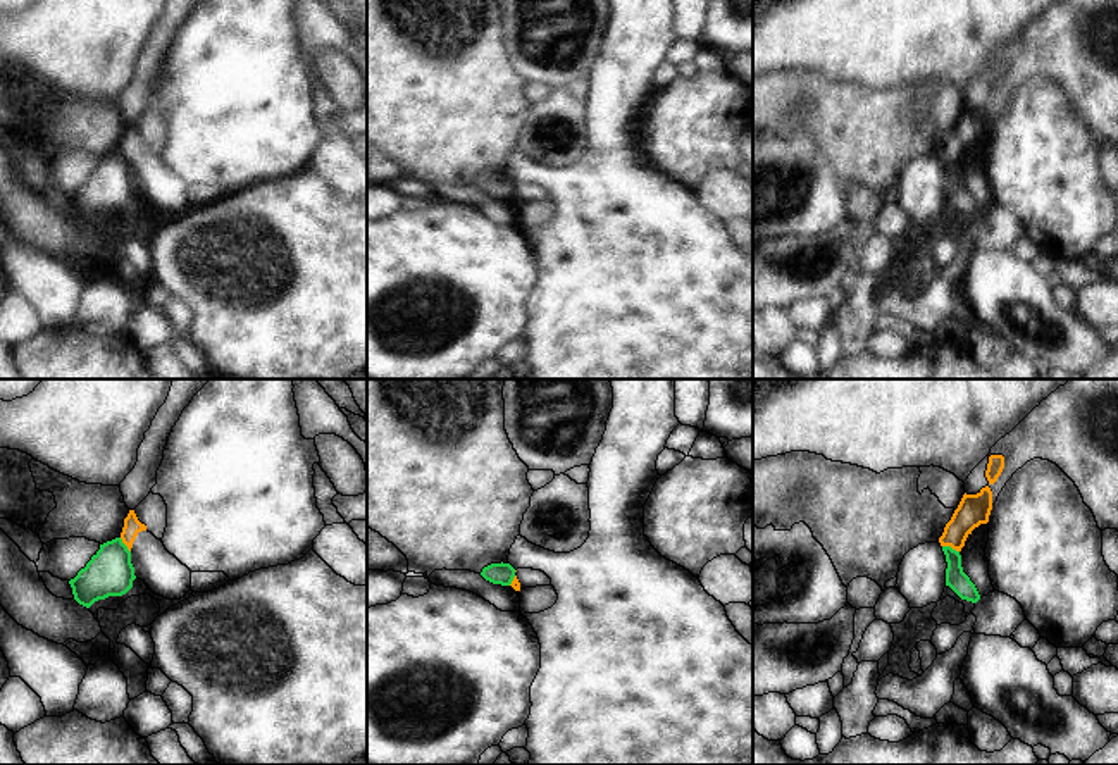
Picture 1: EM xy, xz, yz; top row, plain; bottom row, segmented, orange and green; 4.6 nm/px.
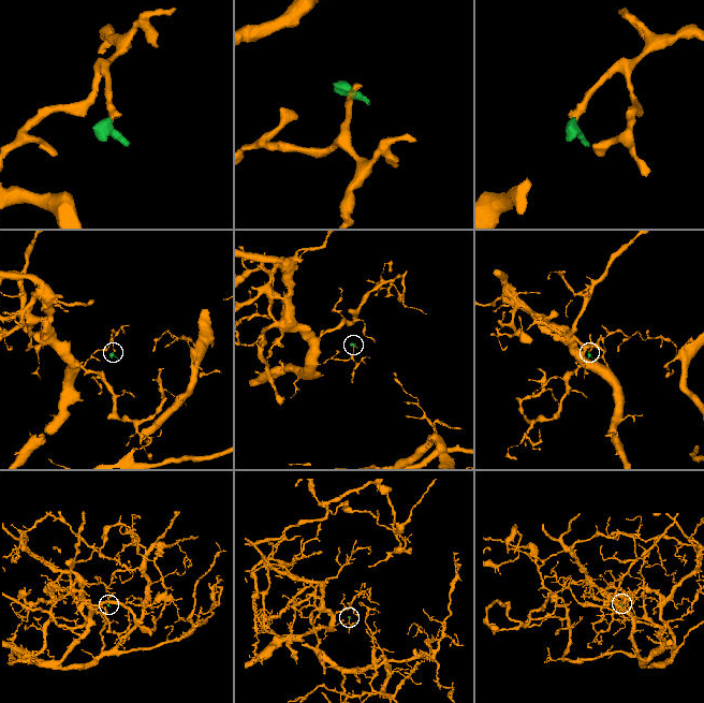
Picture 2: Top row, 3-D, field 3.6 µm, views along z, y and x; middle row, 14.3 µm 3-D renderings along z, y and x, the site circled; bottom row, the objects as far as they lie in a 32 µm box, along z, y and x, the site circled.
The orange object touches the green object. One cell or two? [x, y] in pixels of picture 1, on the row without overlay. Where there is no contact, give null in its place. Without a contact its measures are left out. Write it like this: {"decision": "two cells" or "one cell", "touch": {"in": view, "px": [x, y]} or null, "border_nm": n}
{"decision": "two cells", "touch": {"in": "yz", "px": [951, 161]}, "border_nm": 90}

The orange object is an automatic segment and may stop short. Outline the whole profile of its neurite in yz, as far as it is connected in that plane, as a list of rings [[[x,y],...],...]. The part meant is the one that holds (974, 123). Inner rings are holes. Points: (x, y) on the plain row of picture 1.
[[[989,100],[982,102],[977,109],[965,107],[939,152],[941,160],[951,160],[953,164],[961,165],[972,145],[980,138],[989,136],[991,124],[992,105]]]

